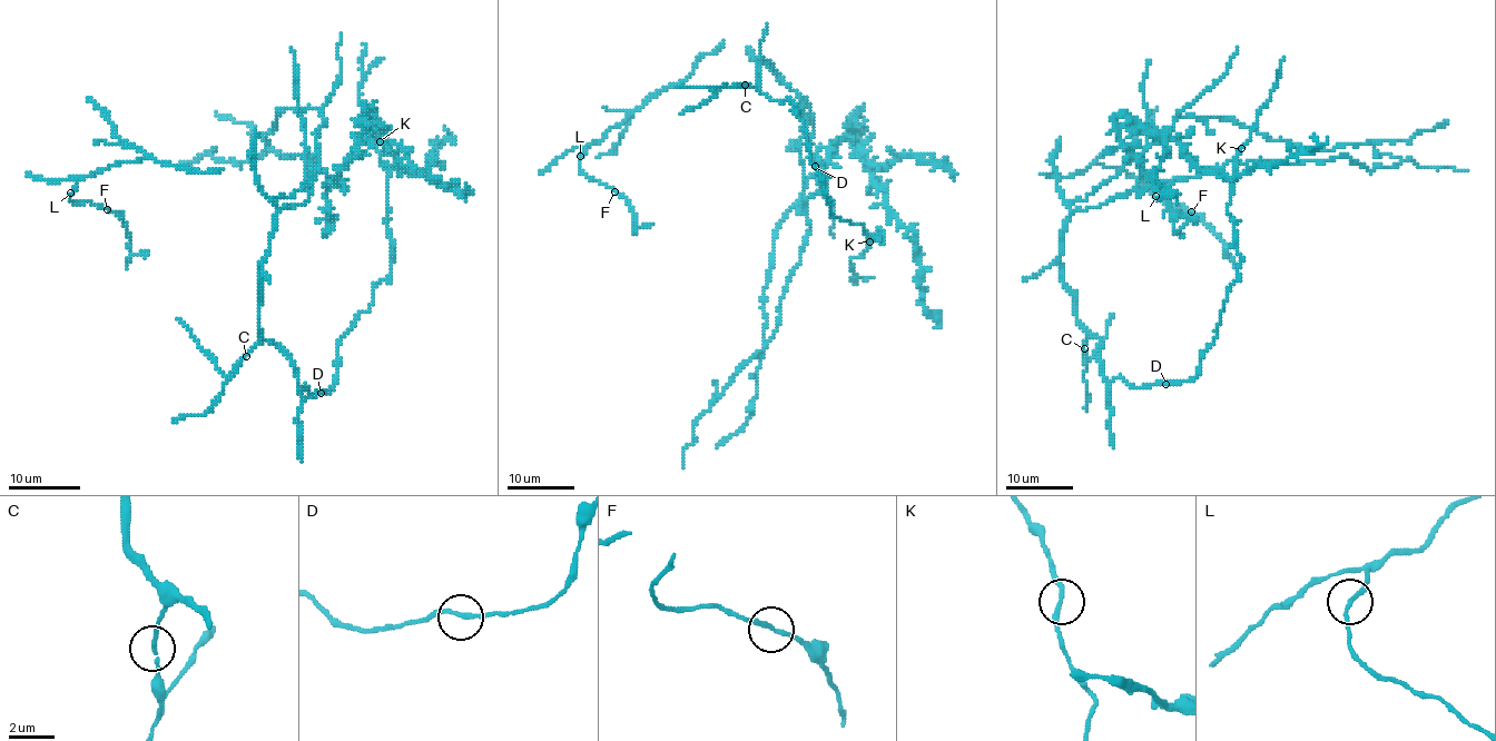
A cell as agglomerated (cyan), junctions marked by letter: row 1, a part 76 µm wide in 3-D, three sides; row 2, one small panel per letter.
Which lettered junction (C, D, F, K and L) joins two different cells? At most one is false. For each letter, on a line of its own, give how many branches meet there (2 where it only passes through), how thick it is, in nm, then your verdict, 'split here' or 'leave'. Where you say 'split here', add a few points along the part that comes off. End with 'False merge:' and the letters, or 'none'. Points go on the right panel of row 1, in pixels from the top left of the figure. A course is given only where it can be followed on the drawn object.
C: 2 | 170 nm | leave
D: 2 | 170 nm | leave
F: 2 | 180 nm | split here | (1191, 211), (1221, 238), (1228, 255), (1224, 252)
K: 2 | 180 nm | leave
L: 2 | 170 nm | leave
False merge: F

